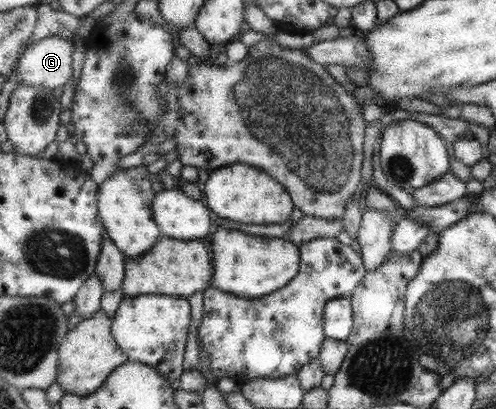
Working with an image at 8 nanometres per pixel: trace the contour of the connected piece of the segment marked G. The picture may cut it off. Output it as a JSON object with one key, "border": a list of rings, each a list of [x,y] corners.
{"border":[[[58,34],[27,47],[18,64],[19,83],[51,89],[67,85],[73,77],[73,51],[73,39]]]}

